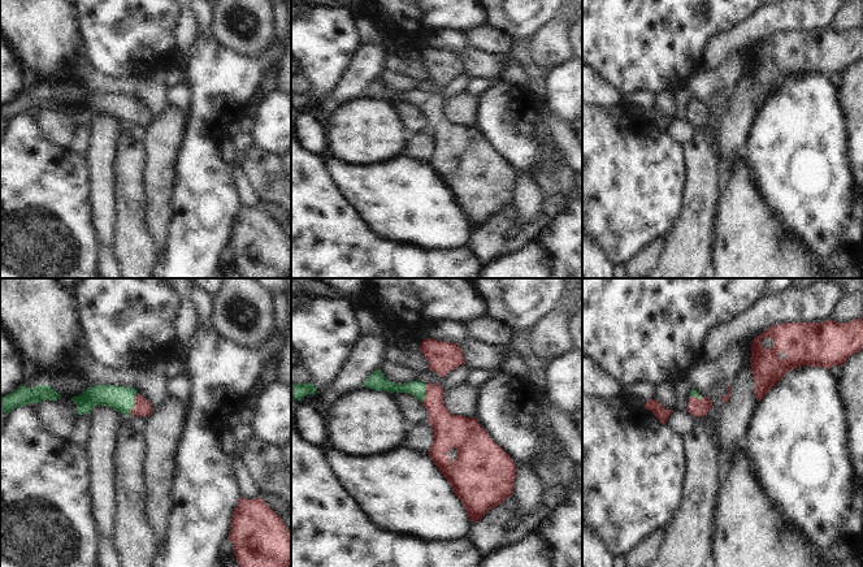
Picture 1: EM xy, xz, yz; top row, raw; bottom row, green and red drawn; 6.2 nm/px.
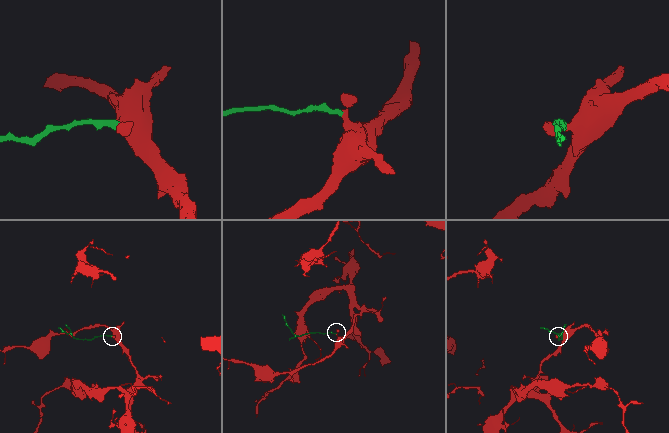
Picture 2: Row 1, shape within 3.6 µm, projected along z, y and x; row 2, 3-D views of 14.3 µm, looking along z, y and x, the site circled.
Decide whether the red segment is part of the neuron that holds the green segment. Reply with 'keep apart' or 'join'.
join

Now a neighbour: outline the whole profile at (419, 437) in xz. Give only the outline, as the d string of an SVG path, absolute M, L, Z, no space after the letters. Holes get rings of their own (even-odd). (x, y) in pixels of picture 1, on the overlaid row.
M426 417L421 423L407 428L402 447L428 454L433 445L433 440L433 429Z

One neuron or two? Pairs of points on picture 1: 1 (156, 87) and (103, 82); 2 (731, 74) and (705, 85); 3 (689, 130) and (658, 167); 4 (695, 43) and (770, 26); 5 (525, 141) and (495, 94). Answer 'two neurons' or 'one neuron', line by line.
1: one neuron
2: one neuron
3: two neurons
4: two neurons
5: one neuron

